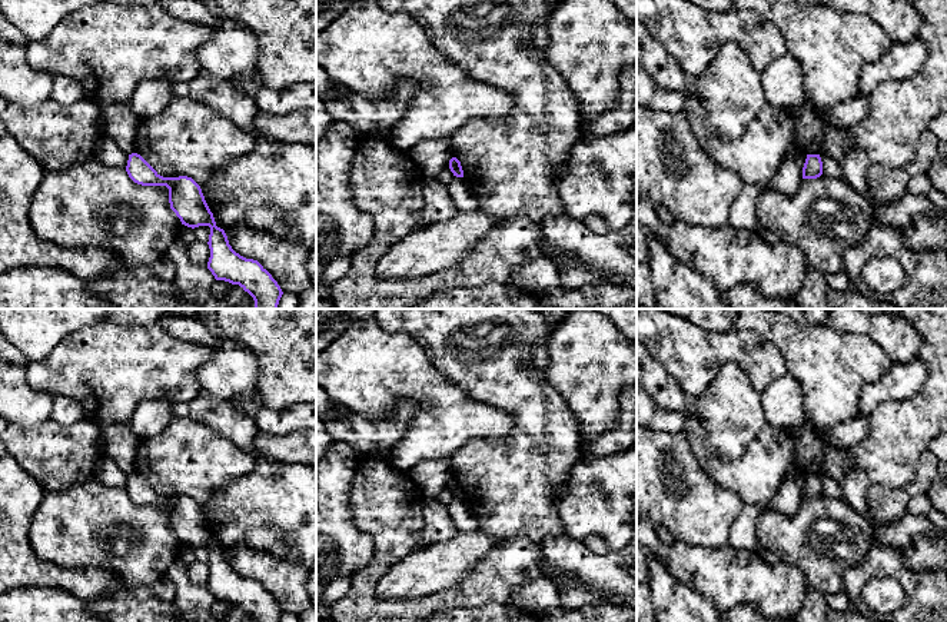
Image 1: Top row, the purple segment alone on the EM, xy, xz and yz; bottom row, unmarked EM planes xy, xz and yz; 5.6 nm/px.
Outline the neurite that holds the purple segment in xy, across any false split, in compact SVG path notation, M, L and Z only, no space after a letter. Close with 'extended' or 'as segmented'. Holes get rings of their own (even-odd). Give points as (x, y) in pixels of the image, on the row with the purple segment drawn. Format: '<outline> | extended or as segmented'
M129 154L126 172L142 186L166 186L170 209L187 227L209 226L210 257L207 269L216 280L239 285L255 300L255 309L278 309L283 295L272 275L253 259L236 253L223 229L216 226L200 186L187 176L163 177L140 154Z | as segmented

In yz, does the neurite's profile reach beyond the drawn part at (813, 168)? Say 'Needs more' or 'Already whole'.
Already whole

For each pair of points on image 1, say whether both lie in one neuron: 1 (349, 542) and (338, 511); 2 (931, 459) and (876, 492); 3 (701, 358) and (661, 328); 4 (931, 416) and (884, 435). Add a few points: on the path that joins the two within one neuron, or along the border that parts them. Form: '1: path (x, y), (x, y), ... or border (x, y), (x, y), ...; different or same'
1: path (342, 535), (338, 531), (338, 518); same
2: path (924, 475), (907, 494), (891, 495); same
3: path (691, 358), (671, 338); same
4: path (920, 419), (896, 435); same

